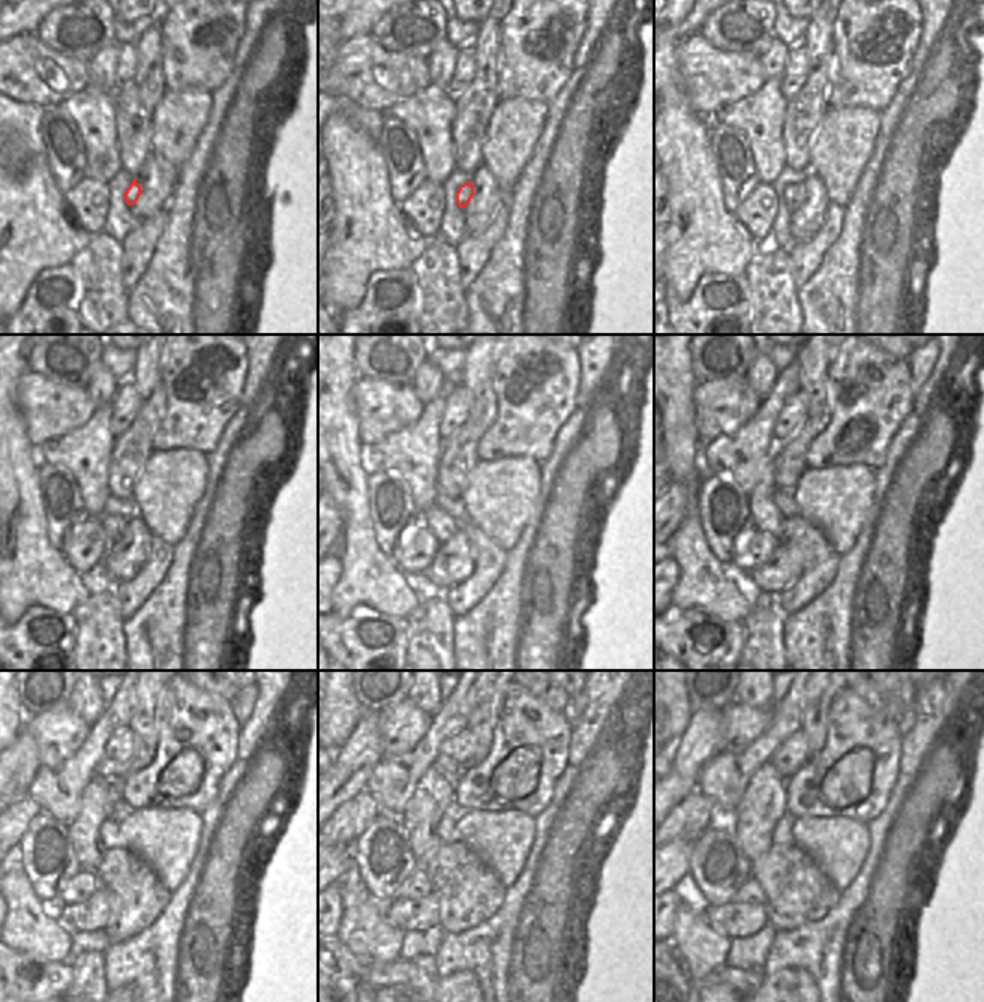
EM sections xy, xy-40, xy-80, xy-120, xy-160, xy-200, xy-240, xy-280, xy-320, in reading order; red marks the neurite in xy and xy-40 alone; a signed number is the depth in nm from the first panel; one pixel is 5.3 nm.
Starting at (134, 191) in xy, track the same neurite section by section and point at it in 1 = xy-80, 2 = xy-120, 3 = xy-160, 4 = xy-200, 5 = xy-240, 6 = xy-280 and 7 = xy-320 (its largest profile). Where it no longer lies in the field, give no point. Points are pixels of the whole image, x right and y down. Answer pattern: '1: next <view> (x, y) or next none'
1: next xy-80 (794, 194)
2: next xy-120 (113, 525)
3: next xy-160 (441, 525)
4: next xy-200 (764, 513)
5: next xy-240 (101, 798)
6: next xy-280 (432, 798)
7: next xy-320 (753, 819)

